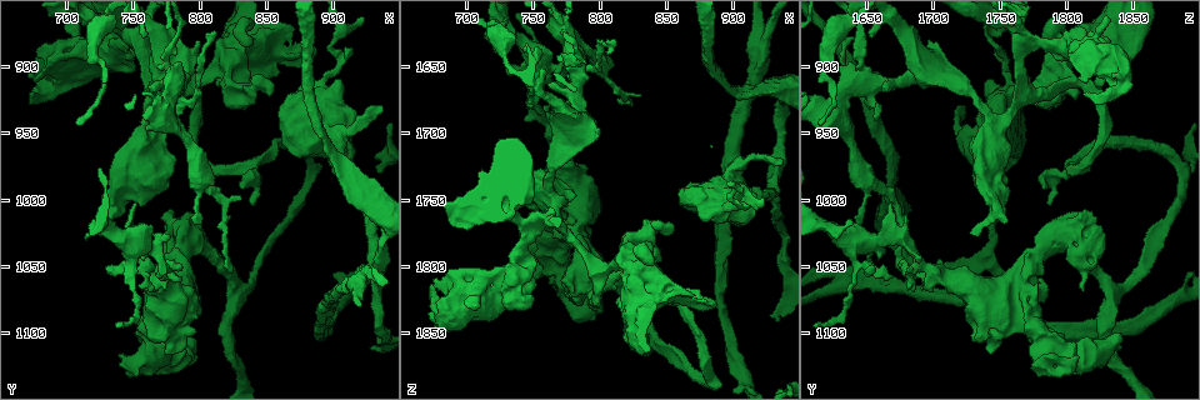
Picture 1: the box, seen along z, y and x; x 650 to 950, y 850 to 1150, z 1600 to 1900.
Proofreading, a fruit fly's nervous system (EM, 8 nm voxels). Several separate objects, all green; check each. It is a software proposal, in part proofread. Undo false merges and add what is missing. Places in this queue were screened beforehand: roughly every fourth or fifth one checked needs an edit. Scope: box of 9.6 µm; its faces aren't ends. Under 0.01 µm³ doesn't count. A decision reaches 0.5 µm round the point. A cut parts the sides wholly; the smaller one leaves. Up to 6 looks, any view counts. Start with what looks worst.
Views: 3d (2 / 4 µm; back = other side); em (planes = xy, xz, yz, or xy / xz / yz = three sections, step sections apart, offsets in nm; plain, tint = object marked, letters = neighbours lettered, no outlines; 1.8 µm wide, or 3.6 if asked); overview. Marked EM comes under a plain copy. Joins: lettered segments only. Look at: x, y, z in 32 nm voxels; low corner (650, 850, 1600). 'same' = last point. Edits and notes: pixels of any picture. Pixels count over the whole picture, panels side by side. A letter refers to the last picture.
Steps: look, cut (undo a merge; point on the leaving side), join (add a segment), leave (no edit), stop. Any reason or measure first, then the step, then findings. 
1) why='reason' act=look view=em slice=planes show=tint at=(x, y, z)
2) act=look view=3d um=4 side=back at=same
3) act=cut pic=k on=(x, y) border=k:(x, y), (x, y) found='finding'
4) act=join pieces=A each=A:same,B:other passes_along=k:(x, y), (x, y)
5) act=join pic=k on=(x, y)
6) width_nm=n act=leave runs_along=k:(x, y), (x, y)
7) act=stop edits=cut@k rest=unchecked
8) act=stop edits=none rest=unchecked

why='abrupt turn' act=look view=em um=3.6 slice=xz step=16 show=tint at=(780, 1076, 1762)

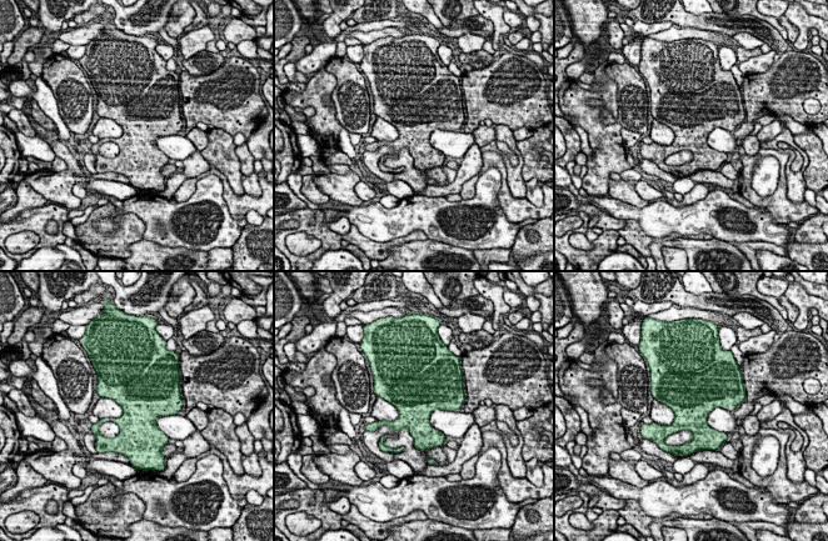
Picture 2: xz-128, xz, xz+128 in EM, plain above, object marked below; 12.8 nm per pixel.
why='another direction' act=look view=em um=3.6 slice=planes show=letters at=same

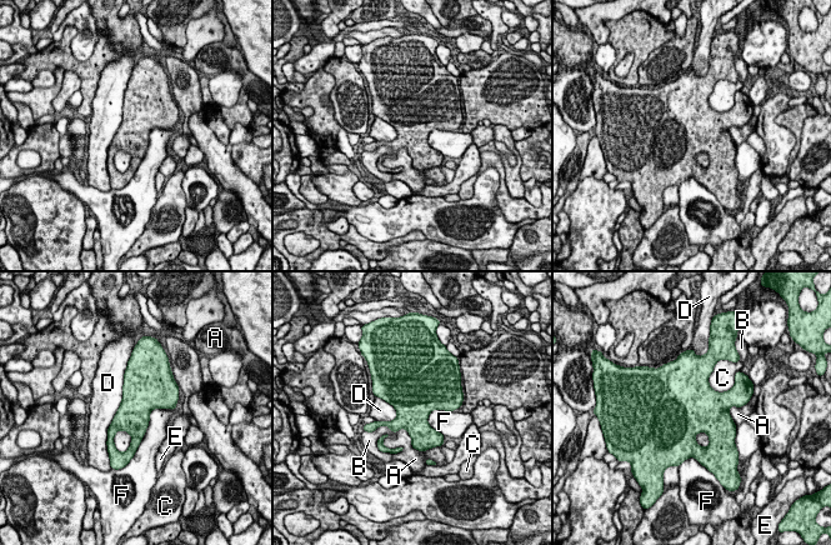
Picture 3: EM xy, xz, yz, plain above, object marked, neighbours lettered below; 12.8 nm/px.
width_nm=420 act=leave each=A:other,B:other,C:other,D:other,E:other,F:other found='continuous, no second cell'

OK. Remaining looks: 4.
why='calibre changes' act=look view=em um=3.6 slice=planes show=tint at=(760, 1118, 1796)

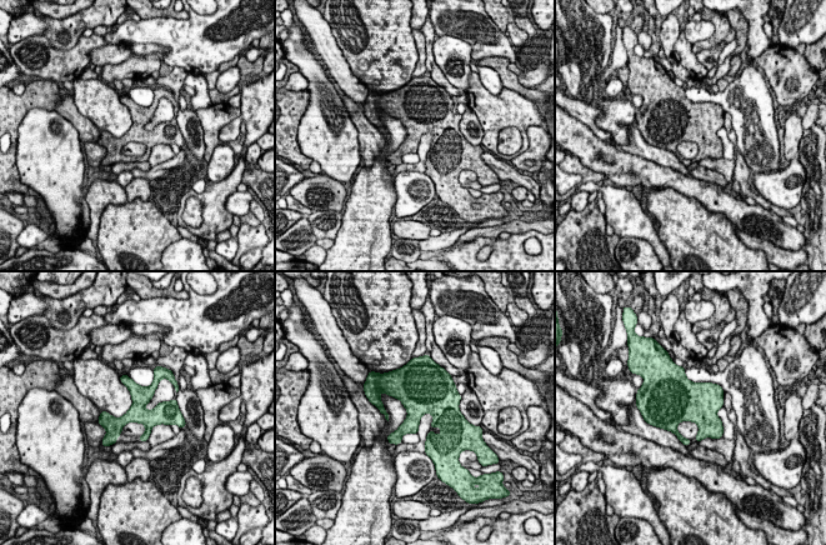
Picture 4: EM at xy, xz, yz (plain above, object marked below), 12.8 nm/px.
why='see the neighbours' act=look view=em um=3.6 slice=planes show=letters at=same

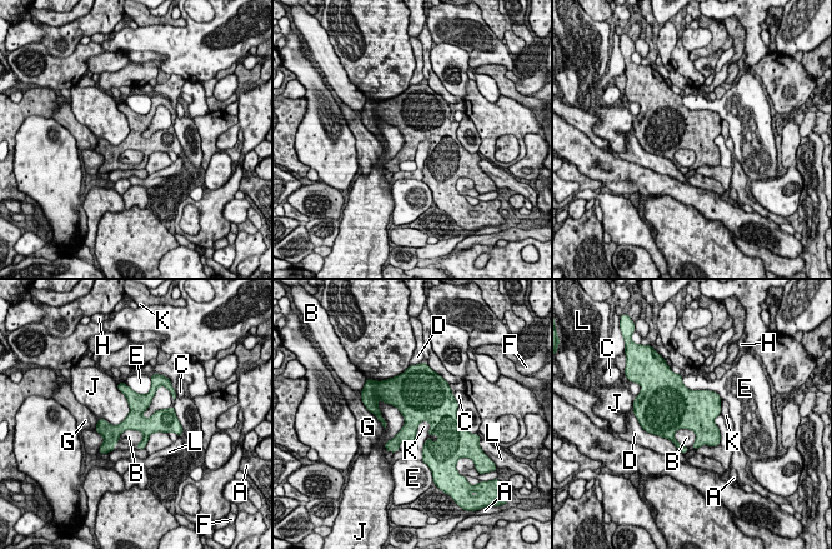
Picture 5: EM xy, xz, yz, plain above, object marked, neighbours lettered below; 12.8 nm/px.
act=leave each=A:other,B:other,C:other,D:other,E:other,F:other,G:other,H:other,J:other,K:other,L:other runs_along=5:(169, 418), (154, 424), (99, 429) found='continuous, no second cell'

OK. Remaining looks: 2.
why='thick end' act=look view=em slice=planes show=letters at=(798, 884, 1702)

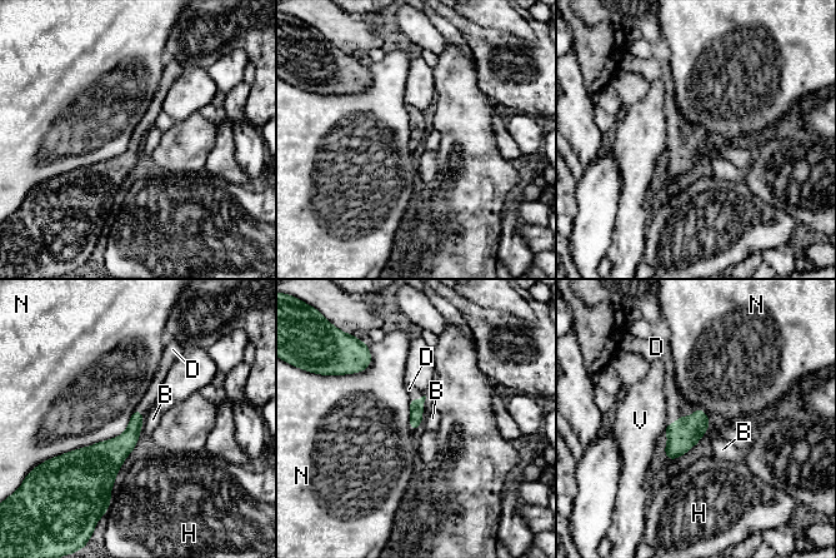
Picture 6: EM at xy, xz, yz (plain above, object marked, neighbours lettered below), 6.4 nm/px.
longest_contact=N:600nm act=join pieces=D each=B:other,D:same,H:other,N:other,V:other found='the cell continues'

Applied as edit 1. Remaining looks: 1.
act=stop edits=join@6 rest=unchecked

